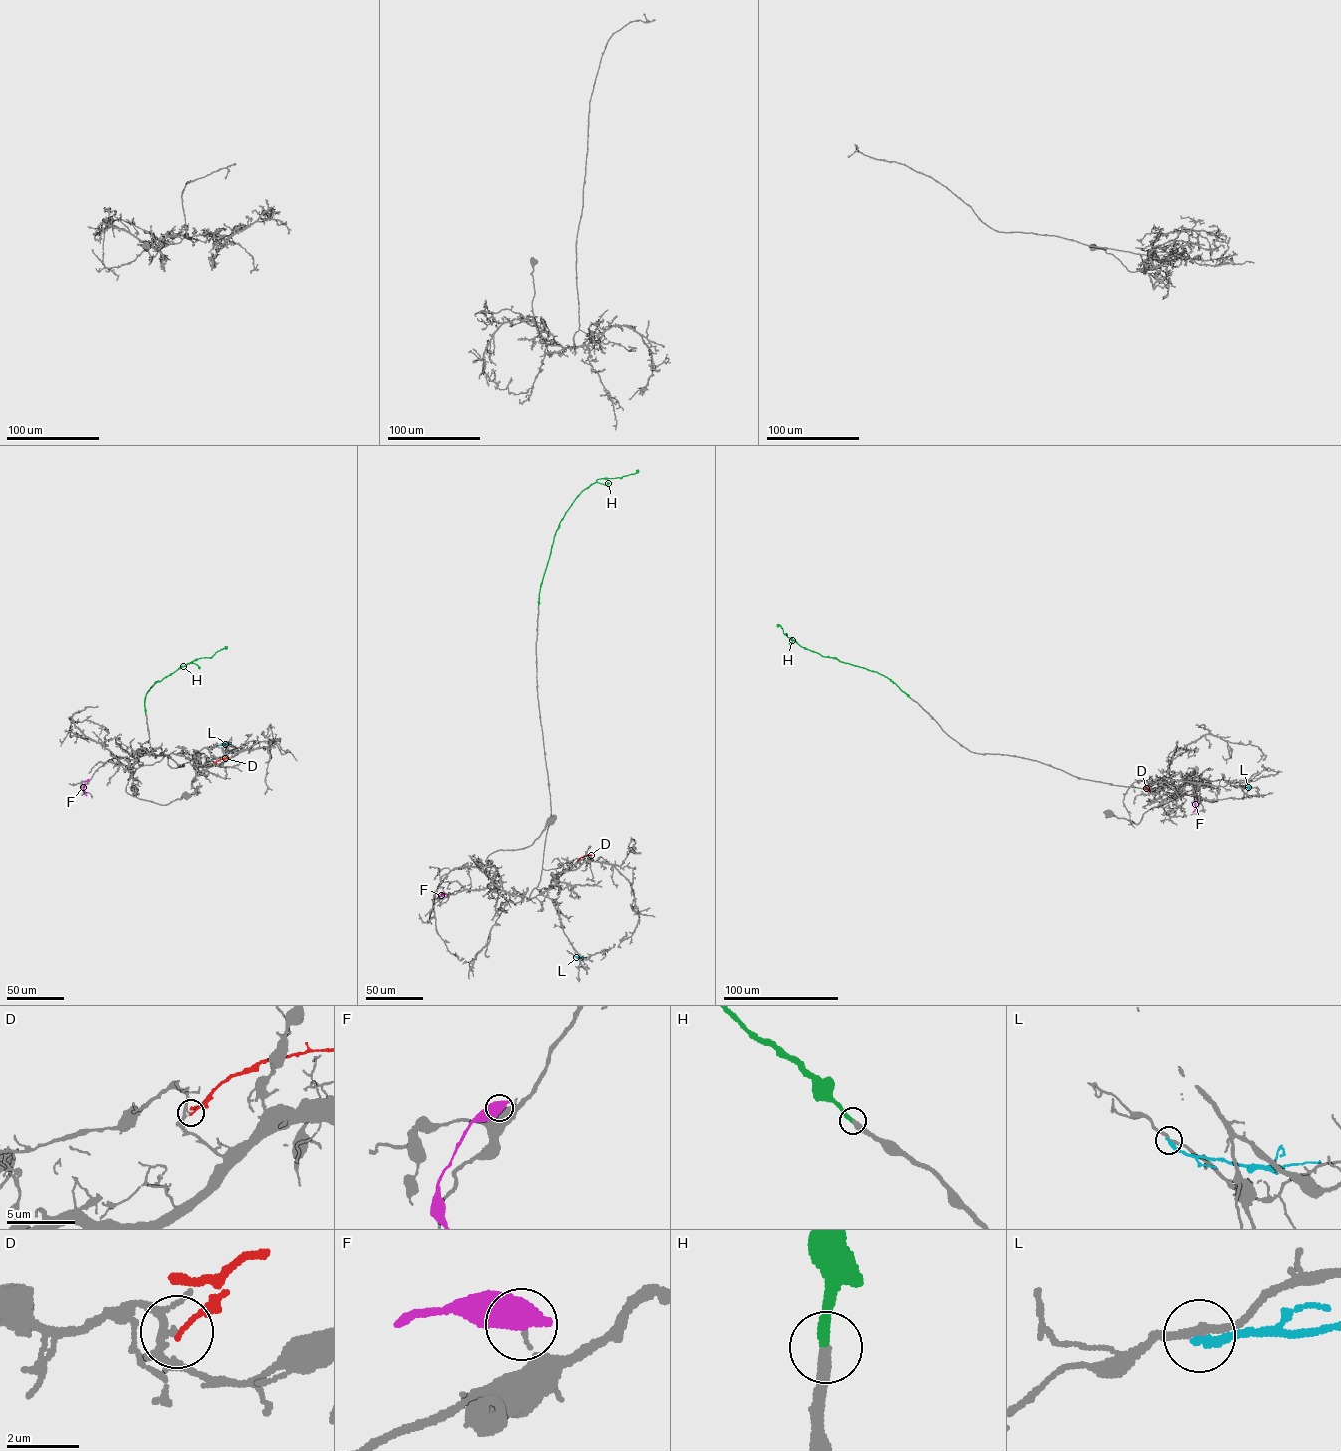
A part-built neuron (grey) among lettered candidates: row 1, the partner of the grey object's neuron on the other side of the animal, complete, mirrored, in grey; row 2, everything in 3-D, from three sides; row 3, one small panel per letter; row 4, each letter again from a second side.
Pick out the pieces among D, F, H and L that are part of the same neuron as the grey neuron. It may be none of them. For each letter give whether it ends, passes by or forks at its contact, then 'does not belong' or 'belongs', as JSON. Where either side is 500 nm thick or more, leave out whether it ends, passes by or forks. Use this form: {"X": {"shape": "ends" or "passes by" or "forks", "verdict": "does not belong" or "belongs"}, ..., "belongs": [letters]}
{"D": {"shape": "ends", "verdict": "does not belong"}, "F": {"verdict": "does not belong"}, "H": {"shape": "ends", "verdict": "belongs"}, "L": {"shape": "ends", "verdict": "does not belong"}, "belongs": ["H"]}

